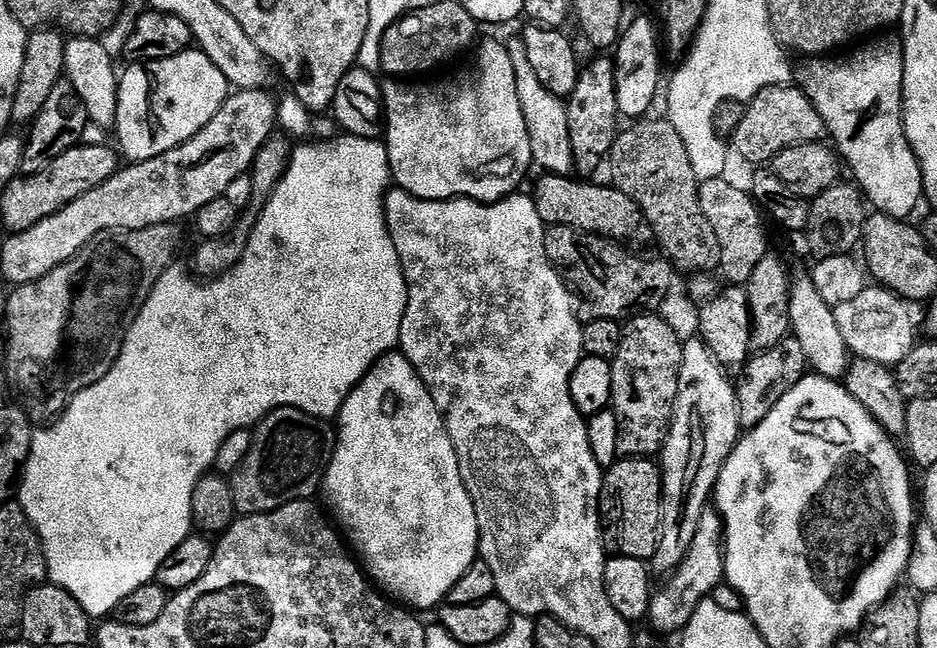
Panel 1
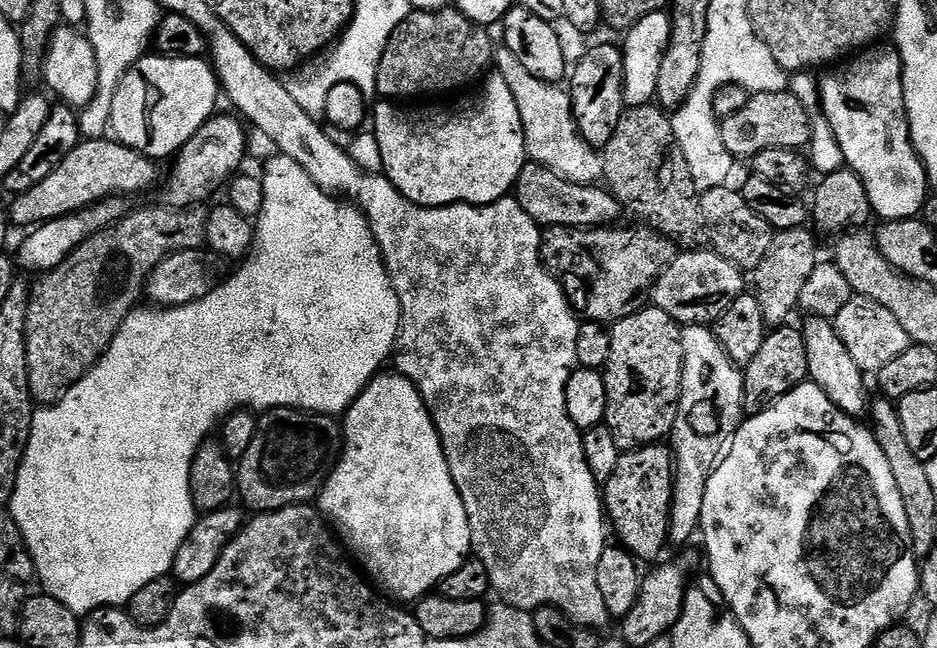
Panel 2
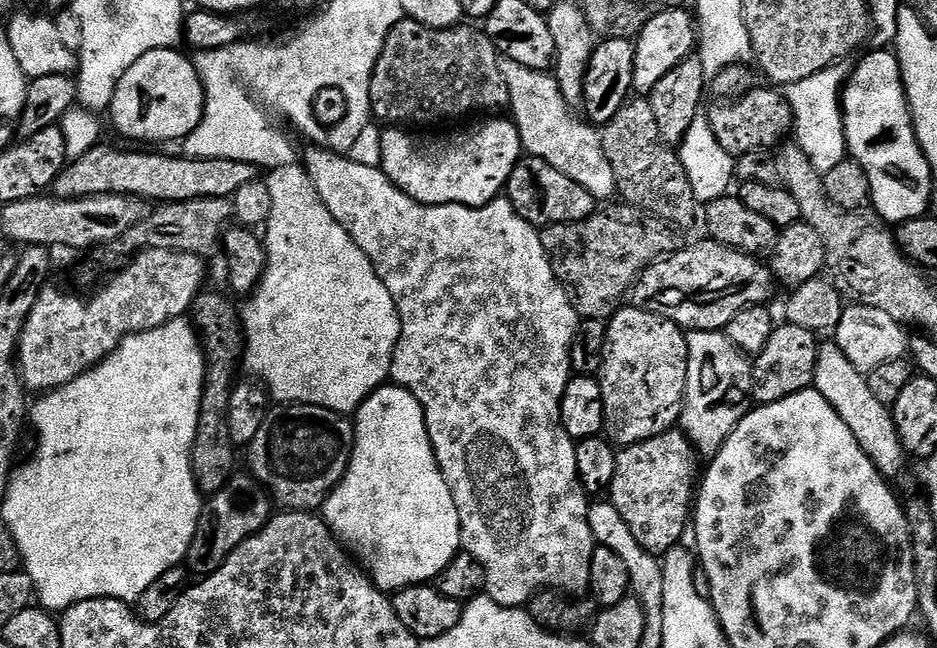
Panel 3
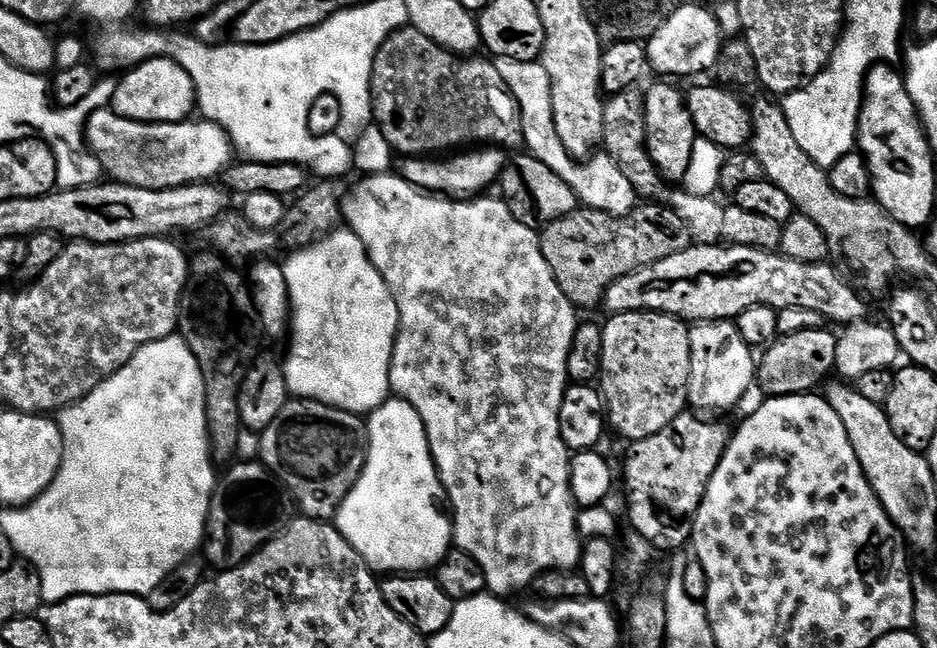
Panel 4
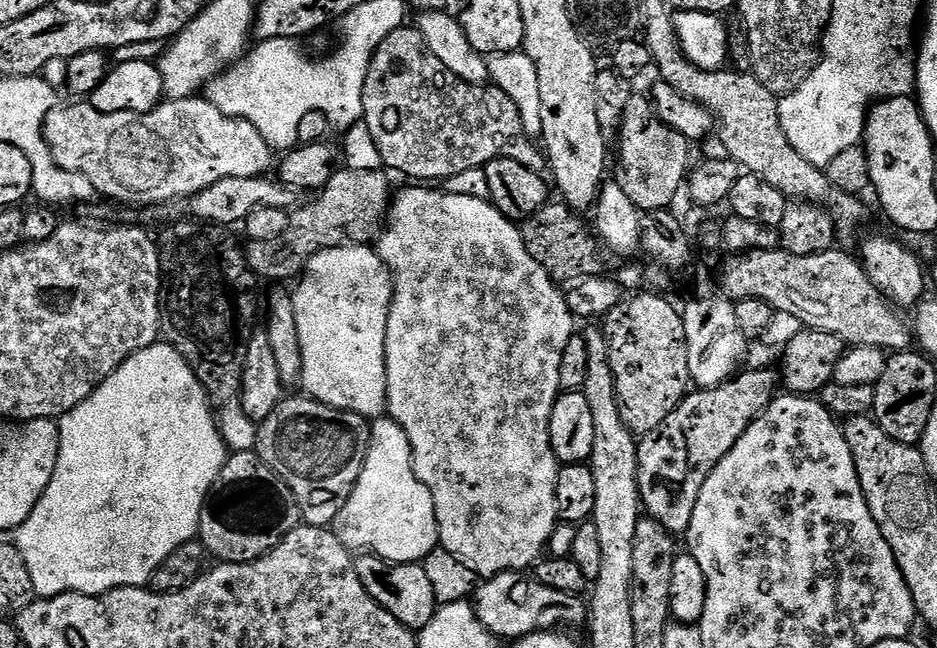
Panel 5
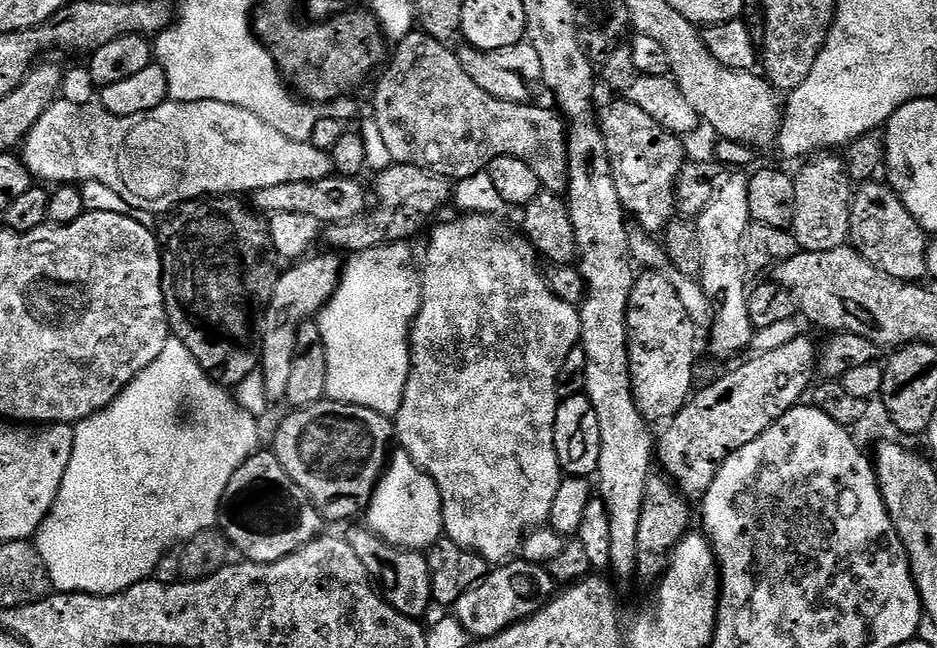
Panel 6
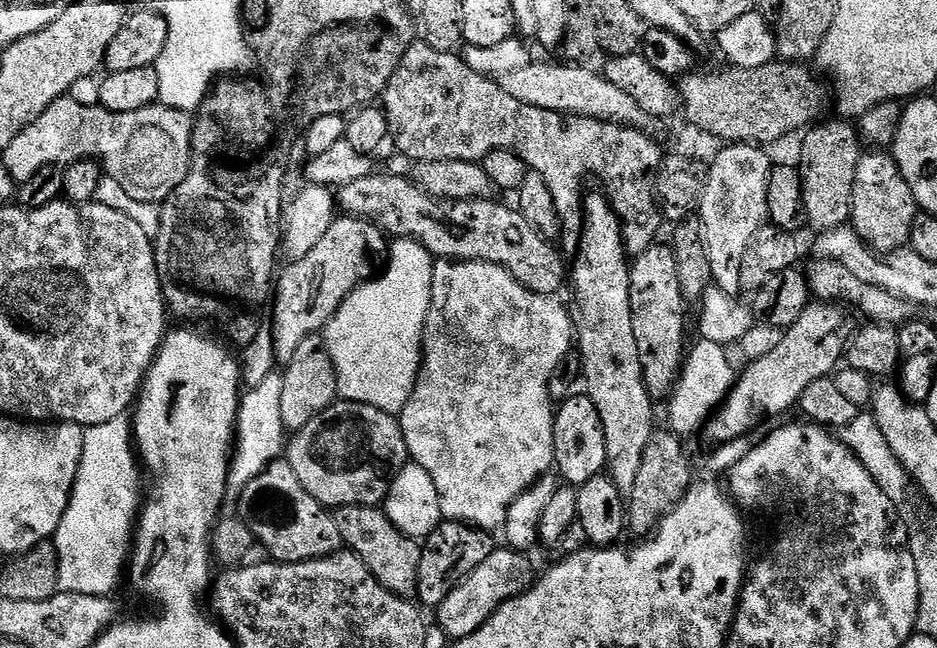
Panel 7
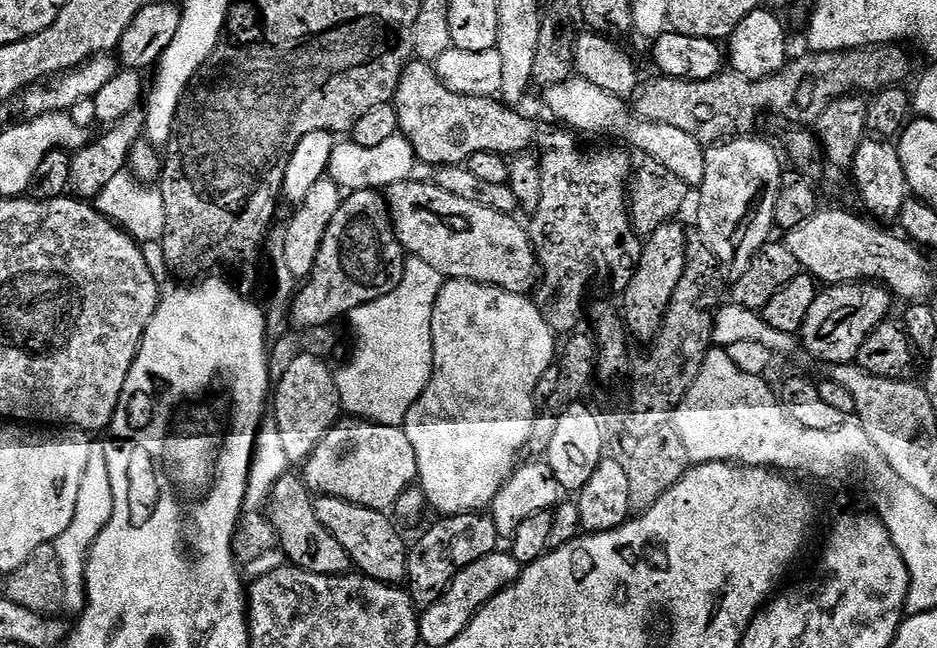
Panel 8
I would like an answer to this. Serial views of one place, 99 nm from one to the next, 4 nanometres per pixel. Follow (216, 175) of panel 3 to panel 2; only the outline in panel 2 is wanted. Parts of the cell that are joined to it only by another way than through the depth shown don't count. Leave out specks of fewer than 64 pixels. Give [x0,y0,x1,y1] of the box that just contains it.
[10,138,157,230]

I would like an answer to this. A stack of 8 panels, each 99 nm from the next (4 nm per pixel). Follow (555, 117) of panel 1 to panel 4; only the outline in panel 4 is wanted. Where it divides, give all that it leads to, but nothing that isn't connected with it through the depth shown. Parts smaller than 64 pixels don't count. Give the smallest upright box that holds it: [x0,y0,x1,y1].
[495,57,638,216]

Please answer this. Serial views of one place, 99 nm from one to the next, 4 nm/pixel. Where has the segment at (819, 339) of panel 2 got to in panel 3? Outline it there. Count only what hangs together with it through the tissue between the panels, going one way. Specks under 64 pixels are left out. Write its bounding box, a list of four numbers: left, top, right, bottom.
[814,342,906,478]

